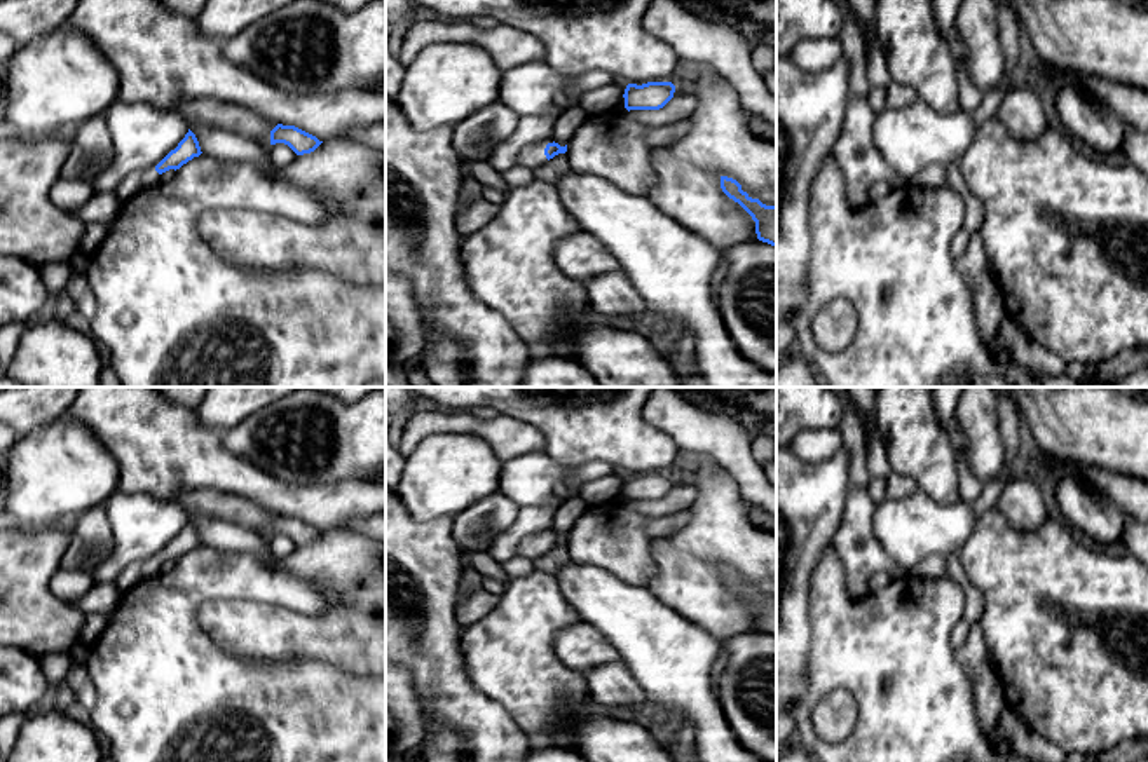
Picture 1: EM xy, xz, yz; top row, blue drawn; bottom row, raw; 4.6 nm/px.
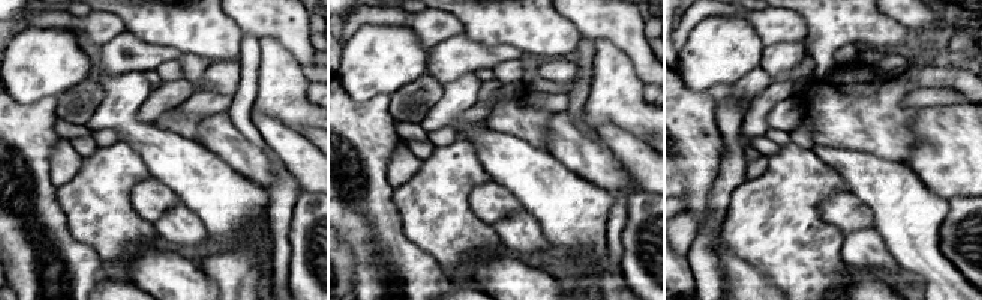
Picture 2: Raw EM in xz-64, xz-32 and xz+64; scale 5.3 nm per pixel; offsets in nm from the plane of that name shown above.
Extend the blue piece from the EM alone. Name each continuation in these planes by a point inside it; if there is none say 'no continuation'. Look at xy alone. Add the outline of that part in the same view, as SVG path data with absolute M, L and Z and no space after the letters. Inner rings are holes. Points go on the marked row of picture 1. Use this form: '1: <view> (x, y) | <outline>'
1: xy (143, 178) | M155 166L134 171L127 174L120 185L113 190L115 197L120 204L127 202L131 197L134 197L143 188L150 188L162 181L162 174L155 171Z

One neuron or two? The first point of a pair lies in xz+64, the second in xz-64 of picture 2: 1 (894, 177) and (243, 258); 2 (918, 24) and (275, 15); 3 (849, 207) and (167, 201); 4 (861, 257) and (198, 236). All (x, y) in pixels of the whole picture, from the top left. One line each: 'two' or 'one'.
1: two
2: one
3: one
4: one

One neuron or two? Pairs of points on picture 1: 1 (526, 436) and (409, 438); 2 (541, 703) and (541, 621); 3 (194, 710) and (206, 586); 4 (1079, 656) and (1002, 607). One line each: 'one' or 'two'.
1: one
2: one
3: one
4: one

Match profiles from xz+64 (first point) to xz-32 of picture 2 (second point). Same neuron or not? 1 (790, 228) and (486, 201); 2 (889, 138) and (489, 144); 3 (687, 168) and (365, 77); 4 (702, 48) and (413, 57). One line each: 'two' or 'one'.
1: two
2: two
3: two
4: one

